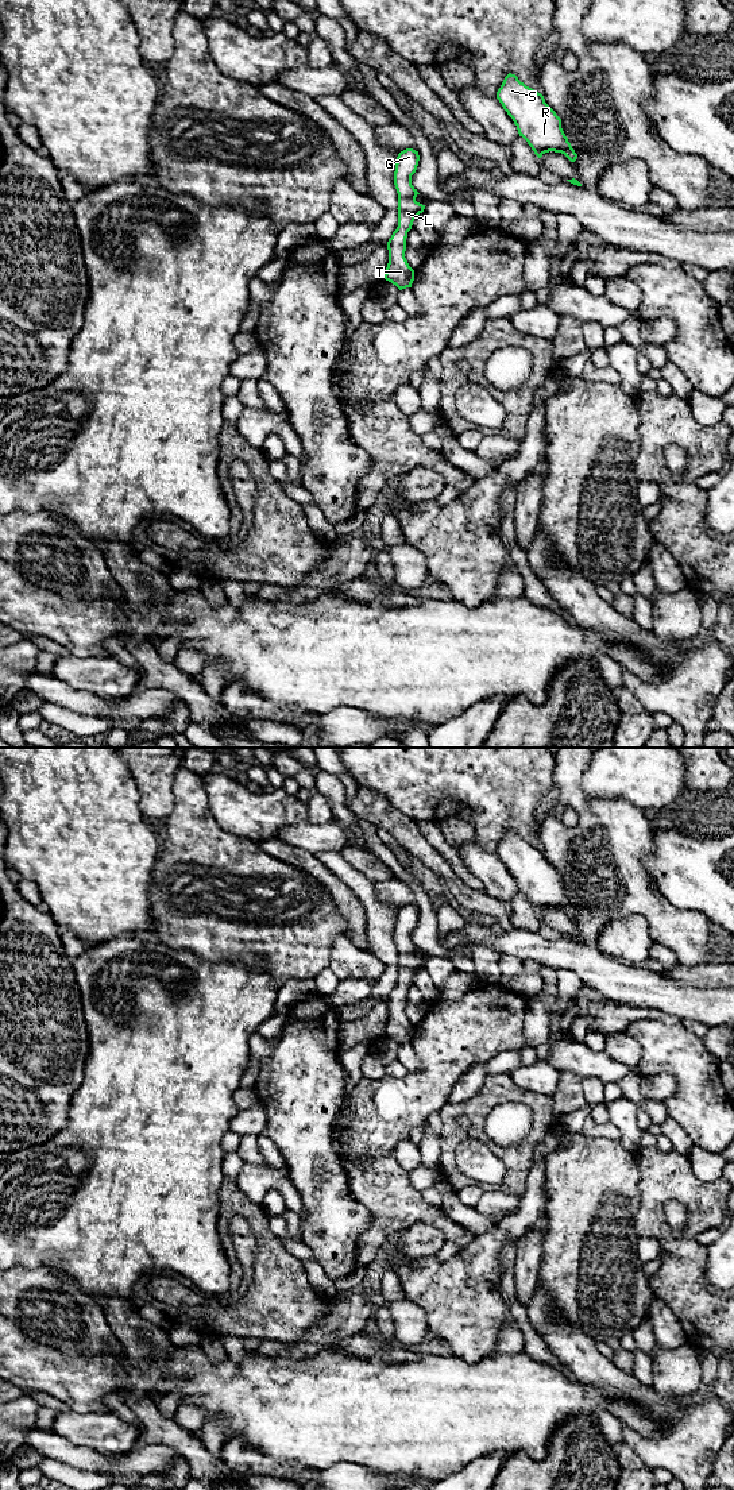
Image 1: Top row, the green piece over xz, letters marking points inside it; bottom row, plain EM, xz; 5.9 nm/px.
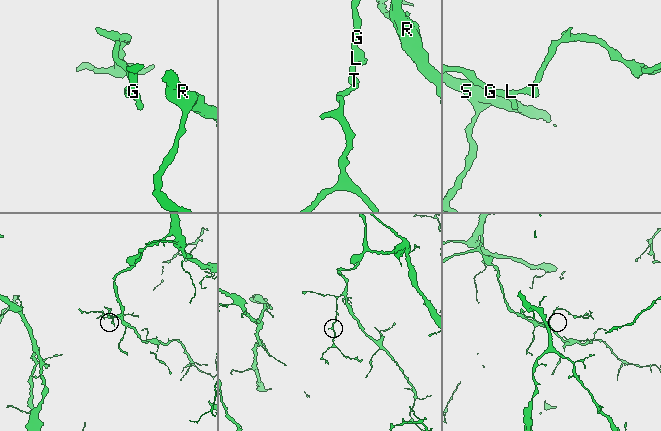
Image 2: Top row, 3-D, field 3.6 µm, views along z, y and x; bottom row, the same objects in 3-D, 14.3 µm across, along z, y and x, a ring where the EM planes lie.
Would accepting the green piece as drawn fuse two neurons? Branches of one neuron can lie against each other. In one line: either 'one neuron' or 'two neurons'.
one neuron

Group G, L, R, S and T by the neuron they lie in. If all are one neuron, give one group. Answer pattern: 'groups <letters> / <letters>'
groups G L R S T

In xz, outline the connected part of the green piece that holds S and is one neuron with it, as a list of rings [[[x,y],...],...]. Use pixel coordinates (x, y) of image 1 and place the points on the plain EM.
[[[509,829],[497,848],[497,854],[513,875],[519,892],[538,914],[555,907],[564,910],[571,918],[576,916],[577,910],[561,884],[561,875],[545,858],[541,849]]]

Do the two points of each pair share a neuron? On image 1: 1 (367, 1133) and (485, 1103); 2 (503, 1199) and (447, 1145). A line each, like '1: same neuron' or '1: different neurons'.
1: different neurons
2: different neurons

